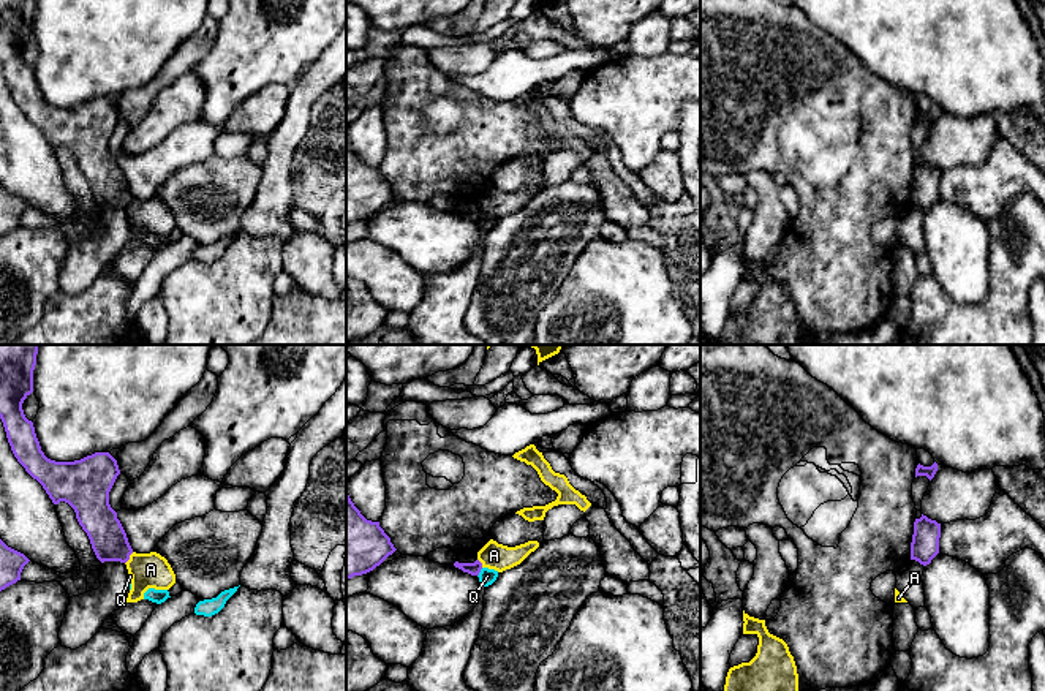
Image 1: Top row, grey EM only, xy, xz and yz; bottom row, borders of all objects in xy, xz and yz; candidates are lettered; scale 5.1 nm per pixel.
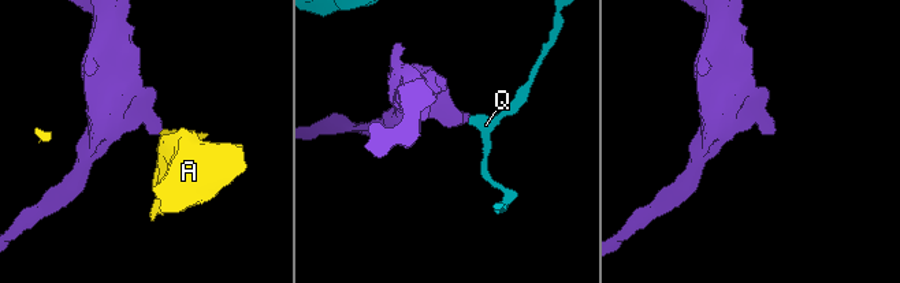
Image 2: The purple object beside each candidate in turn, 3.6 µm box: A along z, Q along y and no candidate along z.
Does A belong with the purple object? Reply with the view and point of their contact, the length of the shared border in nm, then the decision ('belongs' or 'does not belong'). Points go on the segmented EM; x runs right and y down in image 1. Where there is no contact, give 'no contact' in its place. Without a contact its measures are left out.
contact xy (128, 558); length 80 nm; does not belong

